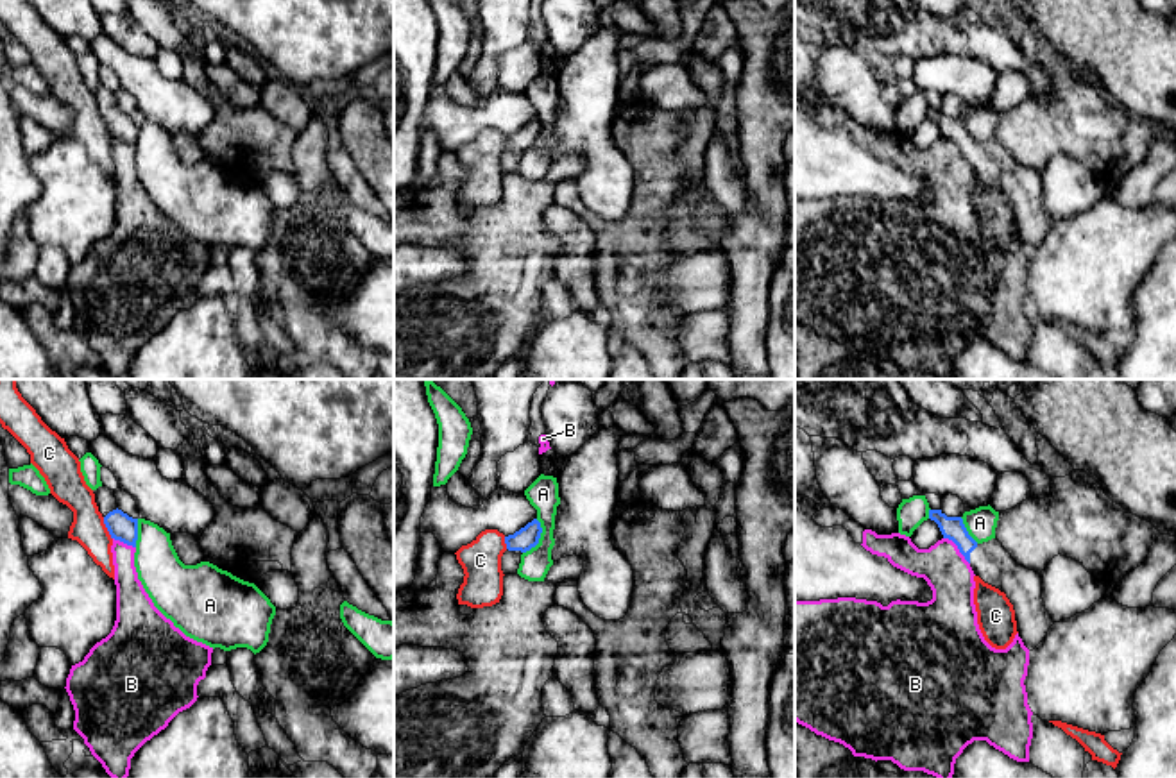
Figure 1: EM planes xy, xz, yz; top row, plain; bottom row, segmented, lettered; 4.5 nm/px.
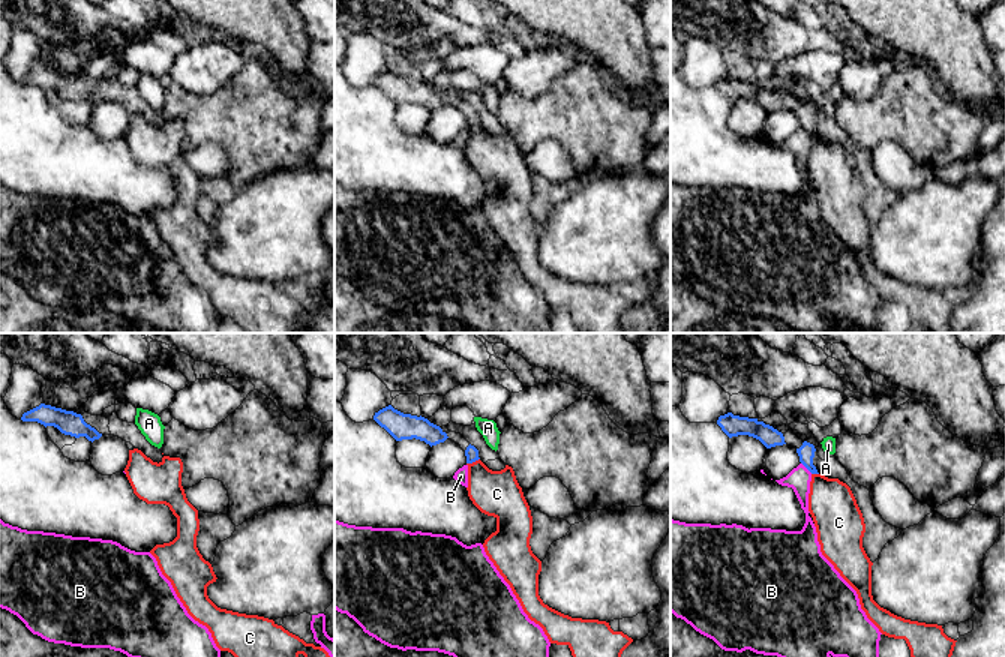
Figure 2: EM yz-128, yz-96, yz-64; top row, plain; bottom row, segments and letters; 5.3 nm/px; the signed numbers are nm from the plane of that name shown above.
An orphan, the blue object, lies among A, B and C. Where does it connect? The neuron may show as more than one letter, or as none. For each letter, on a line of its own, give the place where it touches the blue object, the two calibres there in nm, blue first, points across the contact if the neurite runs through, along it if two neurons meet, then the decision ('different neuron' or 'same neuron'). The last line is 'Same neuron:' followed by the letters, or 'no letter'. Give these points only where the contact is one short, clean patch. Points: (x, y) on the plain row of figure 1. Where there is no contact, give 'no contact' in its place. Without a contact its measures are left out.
A: meets blue in xz at (539, 136); 100 nm thick on the blue side, 140 nm on the other; different neuron
B: meets blue in yz at (958, 147); 110 nm thick on the blue side, 200 nm on the other; different neuron
C: meets blue in xy at (108, 127); 120 nm thick on the blue side, 150 nm on the other; border along xy (102, 117), (111, 138); different neuron
Same neuron: no letter

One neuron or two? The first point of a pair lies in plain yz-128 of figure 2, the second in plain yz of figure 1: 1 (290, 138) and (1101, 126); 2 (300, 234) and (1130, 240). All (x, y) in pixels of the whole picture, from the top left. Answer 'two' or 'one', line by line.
1: one
2: one

